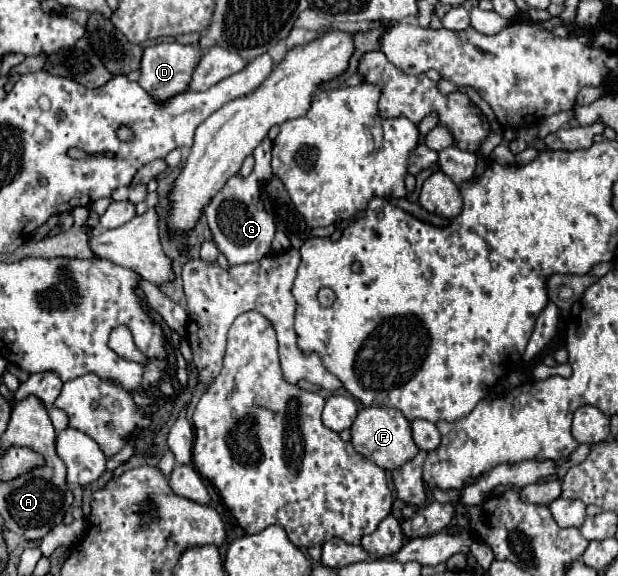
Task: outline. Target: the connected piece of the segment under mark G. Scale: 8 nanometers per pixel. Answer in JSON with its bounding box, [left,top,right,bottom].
[205,139,275,265]

